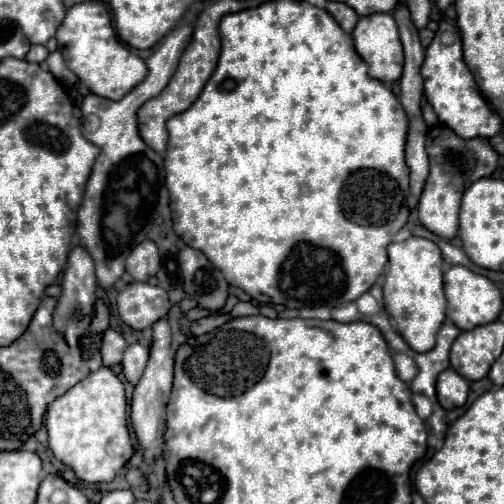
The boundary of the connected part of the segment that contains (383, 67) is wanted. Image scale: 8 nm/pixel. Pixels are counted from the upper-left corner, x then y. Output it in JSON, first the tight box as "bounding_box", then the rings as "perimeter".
{"bounding_box":[353,12,403,82],"perimeter":[[[377,12],[359,18],[355,30],[353,30],[353,40],[359,56],[369,64],[369,76],[381,80],[381,82],[395,82],[403,74],[403,44],[399,40],[399,30],[395,24],[393,14],[387,12]]]}

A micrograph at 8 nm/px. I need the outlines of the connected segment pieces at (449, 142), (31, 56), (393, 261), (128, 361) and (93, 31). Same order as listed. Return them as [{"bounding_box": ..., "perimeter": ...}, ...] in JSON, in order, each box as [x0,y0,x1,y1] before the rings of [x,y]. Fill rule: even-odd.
[{"bounding_box":[419,136,499,240],"perimeter":[[[427,136],[427,154],[431,172],[419,198],[419,220],[427,230],[451,240],[459,230],[459,206],[463,190],[475,180],[491,176],[497,168],[499,154],[491,148],[487,138],[463,140],[459,136]]]},{"bounding_box":[25,44,49,64],"perimeter":[[[33,44],[25,60],[27,60],[27,62],[35,62],[35,64],[41,64],[41,62],[45,62],[45,58],[47,58],[47,56],[49,56],[49,50],[47,50],[45,46],[41,46],[41,44]]]},{"bounding_box":[385,236,447,352],"perimeter":[[[411,236],[405,242],[389,244],[389,264],[385,272],[385,312],[395,318],[399,334],[415,352],[429,352],[445,320],[447,300],[443,294],[443,258],[435,242]]]},{"bounding_box":[121,342,149,384],"perimeter":[[[139,342],[129,344],[129,348],[125,350],[121,364],[123,364],[123,372],[131,384],[137,384],[137,380],[141,378],[145,364],[147,364],[147,358],[149,358],[149,350]]]},{"bounding_box":[57,2,147,100],"perimeter":[[[79,2],[67,10],[65,20],[57,30],[59,52],[65,58],[65,64],[77,74],[77,78],[91,90],[91,94],[107,98],[107,100],[121,100],[129,88],[135,88],[145,76],[147,66],[145,62],[131,54],[117,38],[111,22],[109,8],[103,2]]]}]

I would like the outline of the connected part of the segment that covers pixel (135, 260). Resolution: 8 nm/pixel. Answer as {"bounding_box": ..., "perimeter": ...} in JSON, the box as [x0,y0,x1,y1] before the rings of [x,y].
{"bounding_box":[125,240,161,282],"perimeter":[[[143,240],[141,244],[137,244],[137,248],[133,248],[133,252],[125,262],[125,270],[131,274],[131,278],[141,282],[147,282],[149,278],[153,278],[159,266],[161,266],[159,250],[153,240]]]}

